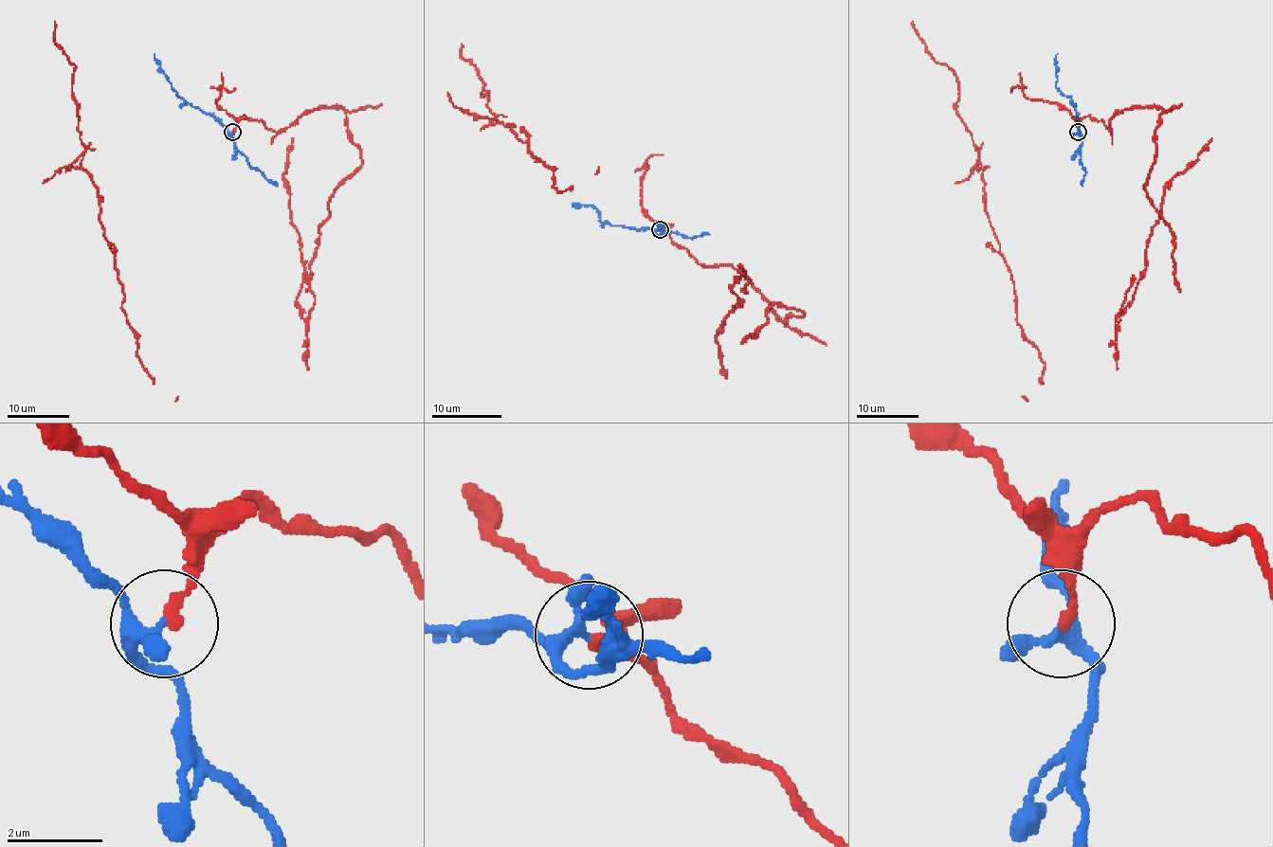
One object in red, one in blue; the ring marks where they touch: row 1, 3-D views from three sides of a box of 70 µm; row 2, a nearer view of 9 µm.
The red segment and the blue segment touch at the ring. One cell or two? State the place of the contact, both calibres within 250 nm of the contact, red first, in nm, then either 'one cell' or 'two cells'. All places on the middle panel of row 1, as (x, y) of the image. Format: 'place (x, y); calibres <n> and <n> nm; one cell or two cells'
place (660, 229); calibres 220 and 190 nm; two cells

